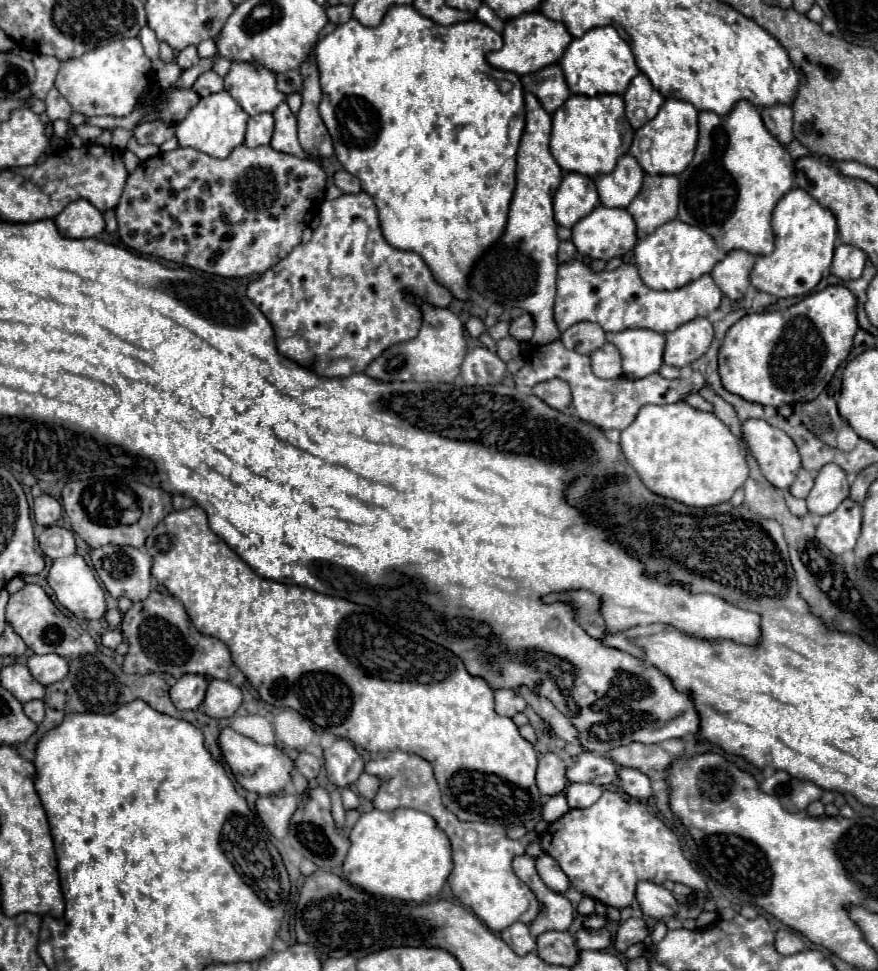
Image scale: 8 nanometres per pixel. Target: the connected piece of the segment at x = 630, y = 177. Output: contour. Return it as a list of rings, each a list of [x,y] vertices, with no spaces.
[[[622,155],[612,173],[596,175],[594,185],[602,205],[608,207],[628,207],[632,197],[640,191],[644,171],[632,155]]]

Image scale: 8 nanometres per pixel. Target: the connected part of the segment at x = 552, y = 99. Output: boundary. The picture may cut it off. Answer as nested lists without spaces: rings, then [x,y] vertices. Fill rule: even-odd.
[[[548,65],[536,73],[524,75],[522,85],[526,93],[536,95],[536,99],[548,113],[554,113],[570,97],[564,73],[558,65]]]

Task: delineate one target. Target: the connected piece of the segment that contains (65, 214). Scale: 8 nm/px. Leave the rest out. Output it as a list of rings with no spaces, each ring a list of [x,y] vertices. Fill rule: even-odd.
[[[72,201],[64,207],[64,211],[54,219],[58,231],[70,239],[86,239],[96,237],[104,231],[102,213],[90,201]]]

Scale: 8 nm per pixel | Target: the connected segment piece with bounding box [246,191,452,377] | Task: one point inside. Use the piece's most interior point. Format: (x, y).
(336, 303)

